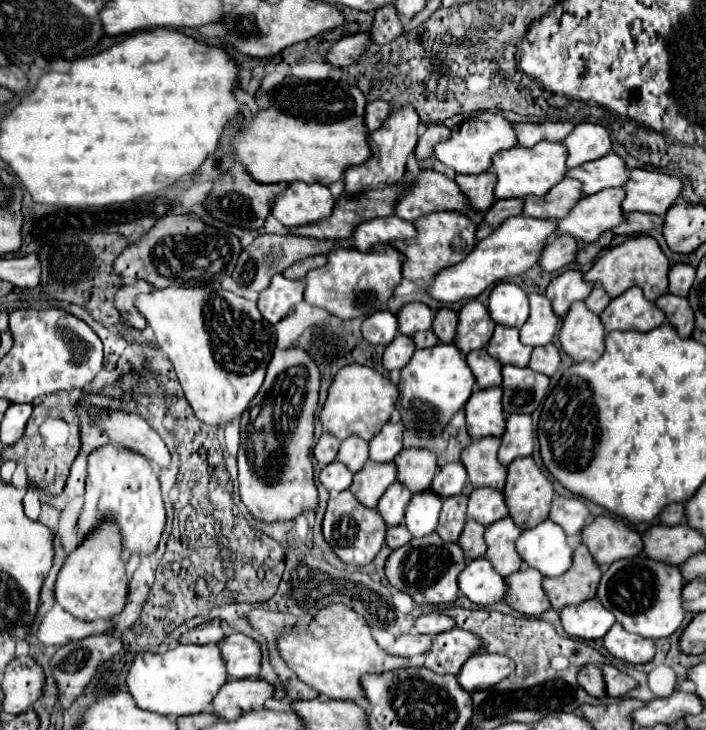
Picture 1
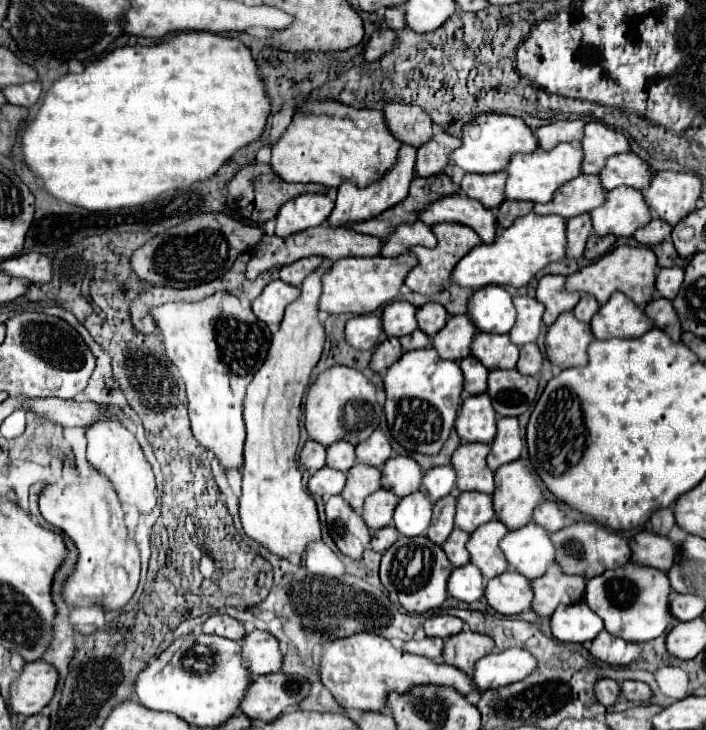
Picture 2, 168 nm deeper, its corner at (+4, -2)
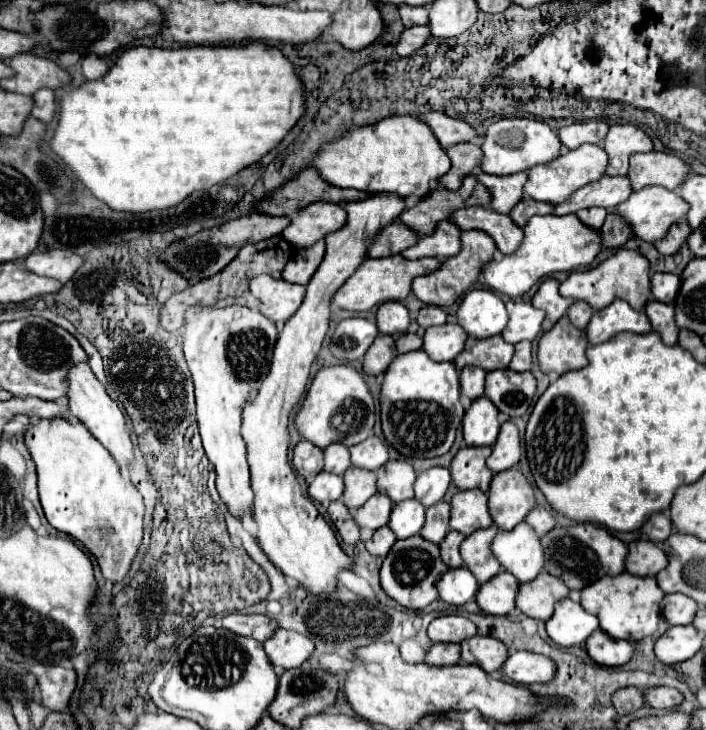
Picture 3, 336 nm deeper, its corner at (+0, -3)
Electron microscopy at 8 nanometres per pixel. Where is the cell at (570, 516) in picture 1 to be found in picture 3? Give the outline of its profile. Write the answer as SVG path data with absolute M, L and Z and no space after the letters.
M536 506L528 516L526 522L536 530L538 536L544 536L548 530L552 530L556 526L556 520L552 516L552 512L544 506Z

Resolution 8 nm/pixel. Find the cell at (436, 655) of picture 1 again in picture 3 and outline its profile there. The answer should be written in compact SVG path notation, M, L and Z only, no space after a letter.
M476 634L464 640L460 646L462 646L462 662L472 658L472 662L482 666L482 670L486 670L488 674L496 672L508 658L506 646L500 640L490 638L490 636Z

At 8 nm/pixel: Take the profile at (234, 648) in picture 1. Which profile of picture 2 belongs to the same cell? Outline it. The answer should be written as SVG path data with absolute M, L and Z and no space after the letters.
M254 629L252 633L246 635L242 647L244 647L244 661L248 663L248 669L252 671L254 677L280 671L284 655L280 651L278 639L268 631Z

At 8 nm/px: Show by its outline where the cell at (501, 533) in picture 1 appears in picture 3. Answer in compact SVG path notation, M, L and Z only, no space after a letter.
M492 524L490 528L476 530L474 534L470 534L460 546L460 554L462 554L468 570L476 576L476 580L480 584L488 582L502 568L490 548L496 534L498 534L498 528L496 528L496 524Z

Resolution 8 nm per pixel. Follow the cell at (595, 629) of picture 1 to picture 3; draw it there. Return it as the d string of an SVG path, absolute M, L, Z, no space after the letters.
M564 598L556 602L552 618L546 622L548 636L564 648L584 644L588 636L598 630L598 618L590 612L586 612L578 602Z

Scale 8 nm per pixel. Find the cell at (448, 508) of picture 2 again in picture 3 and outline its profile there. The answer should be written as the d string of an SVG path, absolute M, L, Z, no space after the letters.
M448 502L430 506L426 510L426 524L424 524L420 536L424 536L426 540L430 540L434 544L440 544L450 530L448 520L450 520L450 504Z

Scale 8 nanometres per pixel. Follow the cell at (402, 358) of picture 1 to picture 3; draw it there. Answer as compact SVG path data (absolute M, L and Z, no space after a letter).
M380 334L364 356L364 372L372 374L372 376L384 374L394 358L396 358L394 338Z

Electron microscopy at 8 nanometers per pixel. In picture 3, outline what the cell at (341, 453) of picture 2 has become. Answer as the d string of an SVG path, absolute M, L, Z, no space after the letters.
M336 442L324 448L324 470L332 474L344 474L350 468L350 452L344 444Z

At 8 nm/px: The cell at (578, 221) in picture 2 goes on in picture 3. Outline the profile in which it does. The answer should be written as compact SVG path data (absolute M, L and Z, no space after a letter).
M586 208L586 210L576 212L576 216L580 218L580 222L586 224L588 228L592 228L592 230L600 230L602 228L602 224L606 220L606 214L608 212L604 208Z

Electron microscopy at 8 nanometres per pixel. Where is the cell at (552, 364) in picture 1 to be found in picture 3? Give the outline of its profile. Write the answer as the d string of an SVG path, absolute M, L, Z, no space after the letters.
M530 342L516 344L516 354L510 362L510 368L516 372L528 372L532 368L532 344Z

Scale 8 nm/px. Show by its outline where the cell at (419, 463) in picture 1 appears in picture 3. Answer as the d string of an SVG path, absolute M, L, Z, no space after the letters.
M388 460L378 470L378 492L384 492L392 502L402 502L414 496L416 472L406 460Z

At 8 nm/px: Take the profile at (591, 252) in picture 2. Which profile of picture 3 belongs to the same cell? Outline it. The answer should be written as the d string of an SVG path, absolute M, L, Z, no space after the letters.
M608 214L604 226L600 228L602 248L620 248L632 236L632 230L616 214Z

